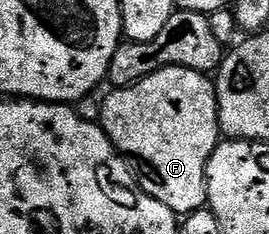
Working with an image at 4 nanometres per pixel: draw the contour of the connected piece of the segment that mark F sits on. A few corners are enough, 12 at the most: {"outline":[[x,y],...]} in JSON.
{"outline":[[208,74],[110,90],[99,125],[179,217],[222,138]]}

